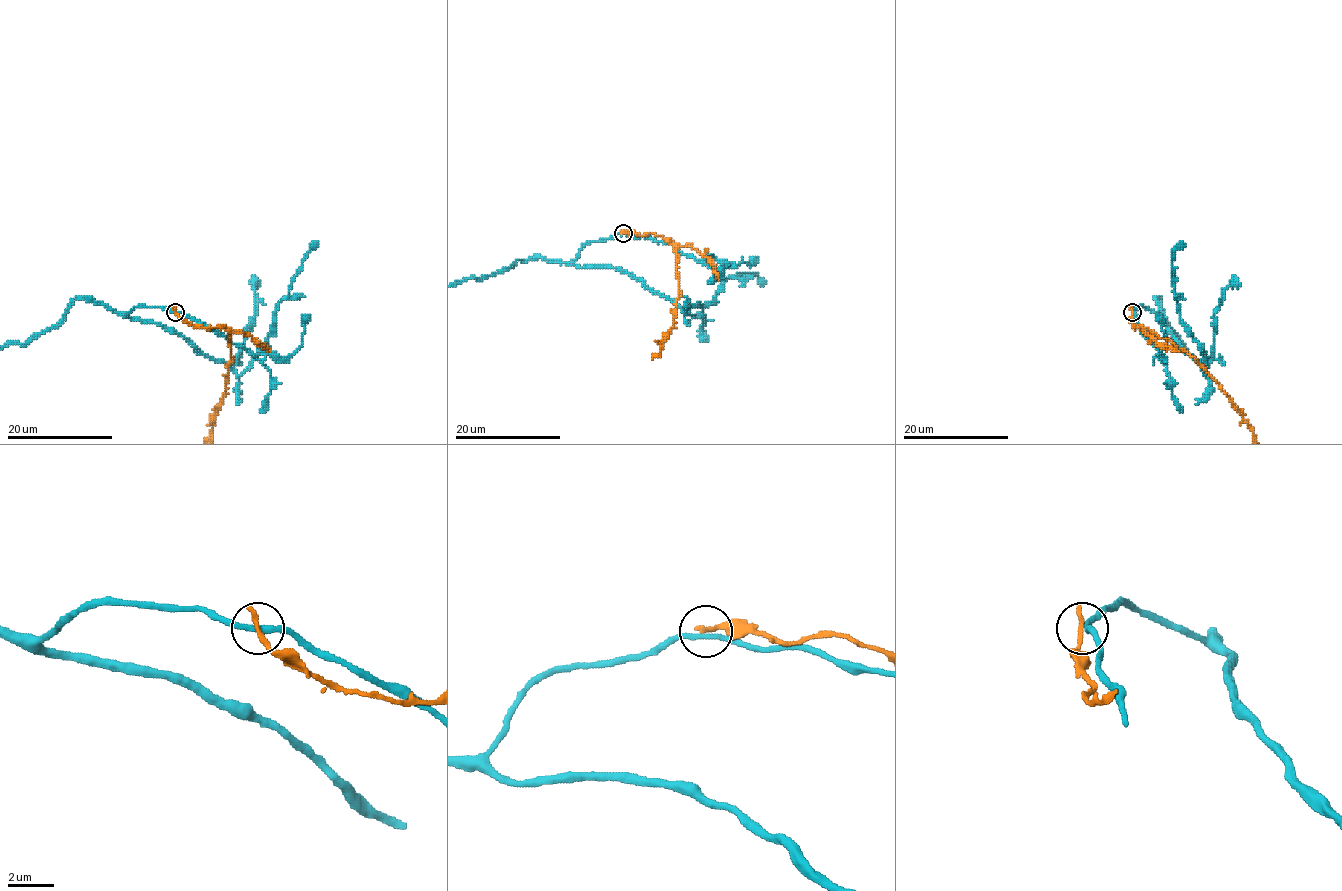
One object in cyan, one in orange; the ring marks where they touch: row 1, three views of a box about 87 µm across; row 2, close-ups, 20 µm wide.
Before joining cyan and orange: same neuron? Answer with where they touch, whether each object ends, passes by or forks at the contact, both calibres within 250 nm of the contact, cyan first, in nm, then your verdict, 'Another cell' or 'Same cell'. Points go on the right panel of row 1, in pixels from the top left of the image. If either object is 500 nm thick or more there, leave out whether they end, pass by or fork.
Place: (1132, 312). At the ring cyan passes by. At the ring orange ends. Thickness 240 nm (cyan) against 240 nm. Another cell

